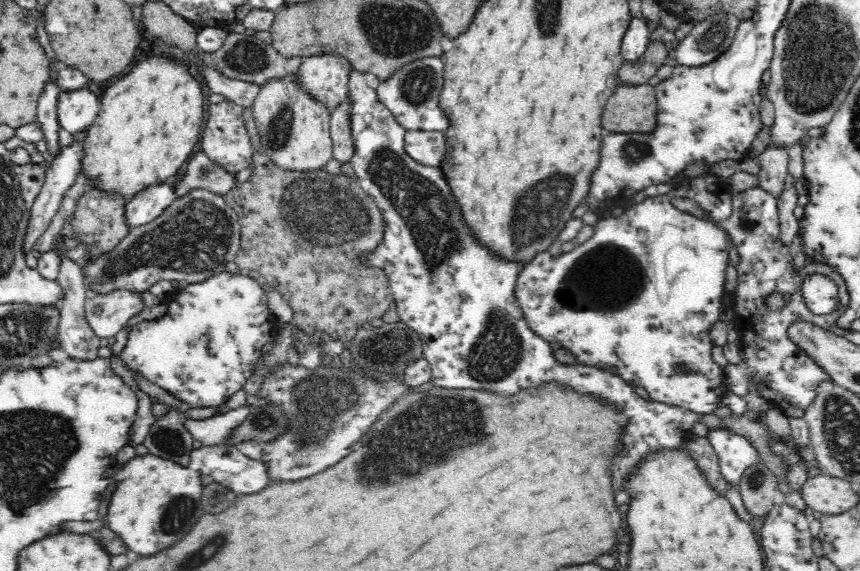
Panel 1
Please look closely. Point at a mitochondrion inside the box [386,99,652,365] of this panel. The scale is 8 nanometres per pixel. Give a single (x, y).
(608, 276)

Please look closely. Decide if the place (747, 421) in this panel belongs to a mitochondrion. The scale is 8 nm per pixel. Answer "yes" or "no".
no

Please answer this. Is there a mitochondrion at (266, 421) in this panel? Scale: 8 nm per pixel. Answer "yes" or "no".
yes

